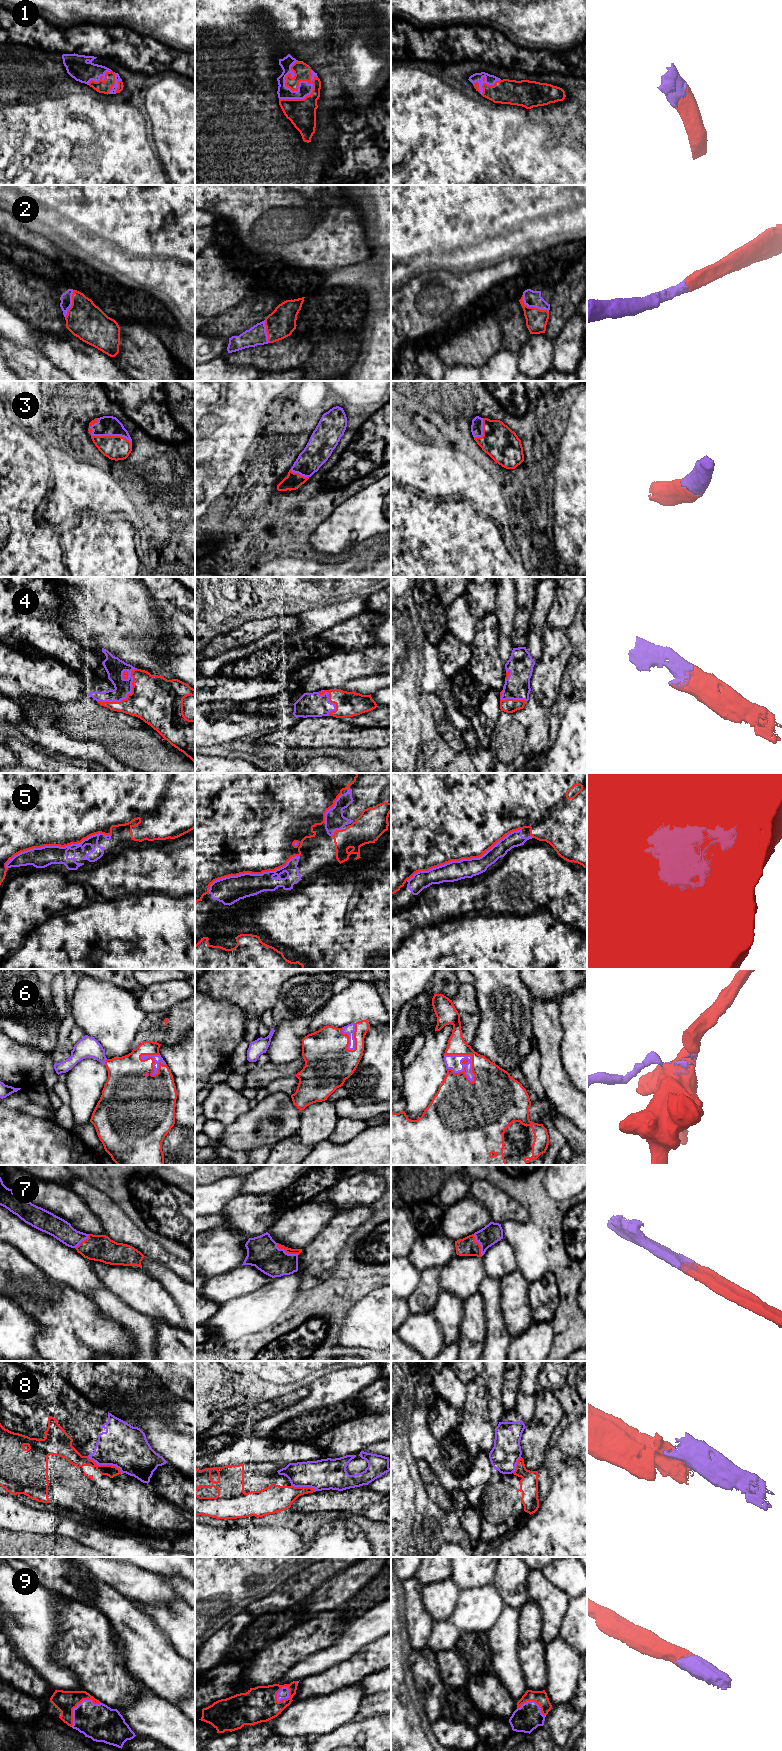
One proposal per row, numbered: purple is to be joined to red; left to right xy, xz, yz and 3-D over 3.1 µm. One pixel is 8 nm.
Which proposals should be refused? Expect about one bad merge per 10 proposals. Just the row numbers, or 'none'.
8

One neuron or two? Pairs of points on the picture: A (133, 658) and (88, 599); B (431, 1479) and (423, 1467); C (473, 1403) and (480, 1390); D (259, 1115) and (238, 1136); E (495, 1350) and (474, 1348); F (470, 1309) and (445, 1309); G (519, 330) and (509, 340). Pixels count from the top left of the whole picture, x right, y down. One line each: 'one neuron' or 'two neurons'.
A: one neuron
B: one neuron
C: one neuron
D: one neuron
E: two neurons
F: two neurons
G: one neuron

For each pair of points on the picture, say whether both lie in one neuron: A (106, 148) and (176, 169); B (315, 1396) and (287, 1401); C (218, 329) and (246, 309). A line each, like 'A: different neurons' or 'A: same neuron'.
A: different neurons
B: different neurons
C: same neuron

